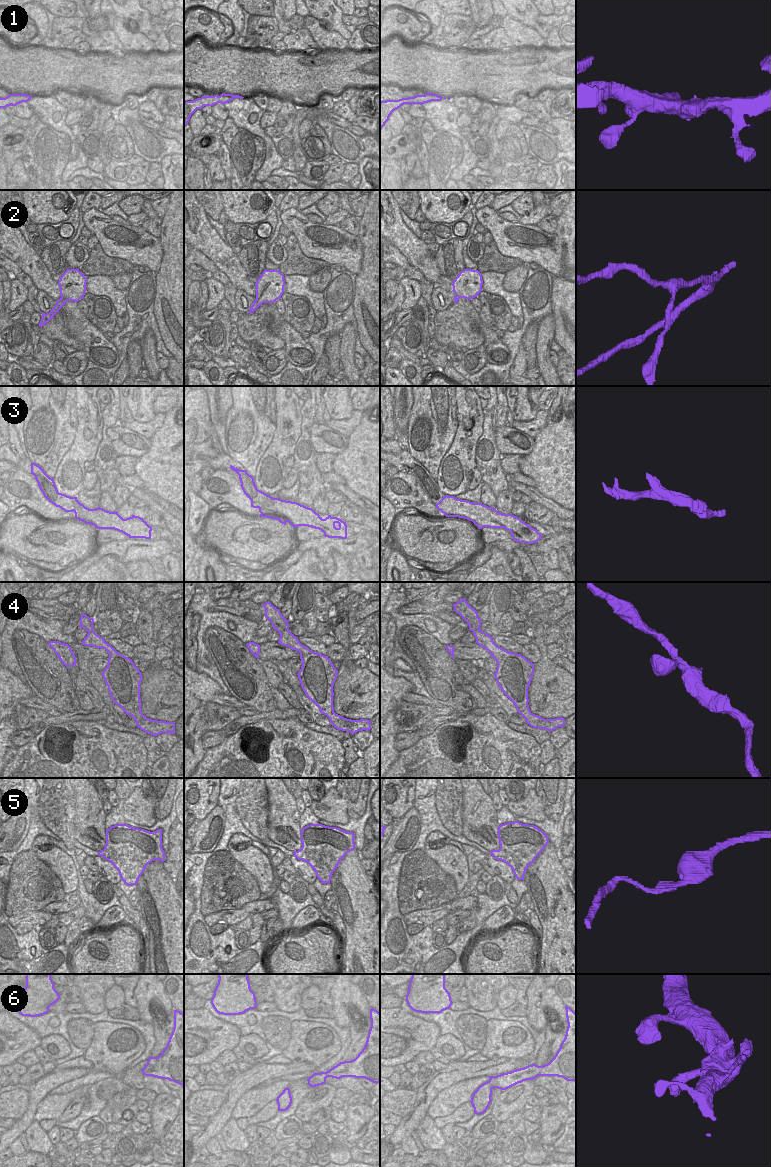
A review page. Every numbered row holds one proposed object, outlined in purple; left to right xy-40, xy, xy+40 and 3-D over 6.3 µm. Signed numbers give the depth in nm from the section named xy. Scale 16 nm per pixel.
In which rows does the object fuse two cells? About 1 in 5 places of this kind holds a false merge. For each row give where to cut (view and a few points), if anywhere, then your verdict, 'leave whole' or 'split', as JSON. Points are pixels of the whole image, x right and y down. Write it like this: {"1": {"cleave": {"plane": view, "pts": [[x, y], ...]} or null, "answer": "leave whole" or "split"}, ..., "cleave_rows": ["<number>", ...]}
{"1": {"cleave": {"plane": "xy", "pts": [[223, 93], [229, 101]]}, "answer": "split"}, "2": {"cleave": null, "answer": "leave whole"}, "3": {"cleave": null, "answer": "leave whole"}, "4": {"cleave": null, "answer": "leave whole"}, "5": {"cleave": null, "answer": "leave whole"}, "6": {"cleave": null, "answer": "leave whole"}, "cleave_rows": ["1"]}

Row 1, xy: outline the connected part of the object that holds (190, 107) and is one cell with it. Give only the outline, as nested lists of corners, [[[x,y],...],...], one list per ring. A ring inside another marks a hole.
[[[224,93],[220,96],[202,96],[193,101],[184,102],[184,126],[188,124],[191,115],[197,110],[202,109],[204,106],[213,106],[215,104],[221,103],[225,104],[229,101],[225,98]]]

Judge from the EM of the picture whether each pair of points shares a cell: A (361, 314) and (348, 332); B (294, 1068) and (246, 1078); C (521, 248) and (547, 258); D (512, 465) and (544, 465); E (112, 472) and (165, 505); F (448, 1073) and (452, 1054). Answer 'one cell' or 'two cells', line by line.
A: two cells
B: one cell
C: one cell
D: two cells
E: two cells
F: two cells

